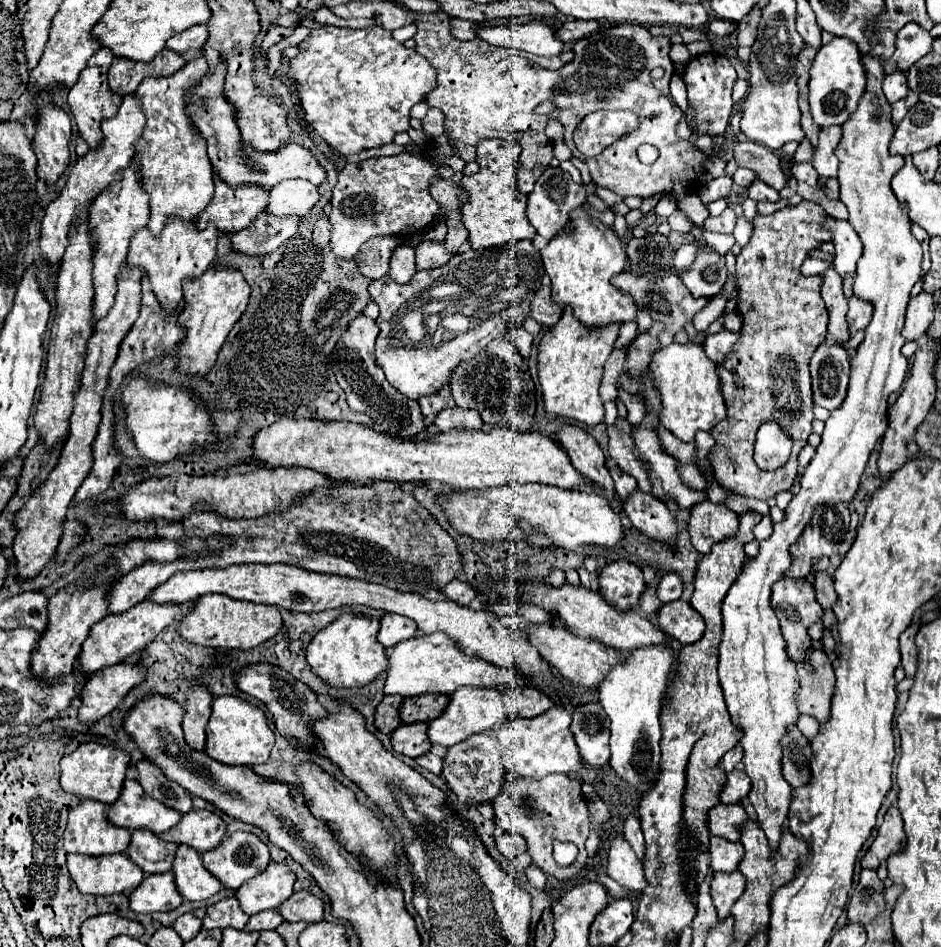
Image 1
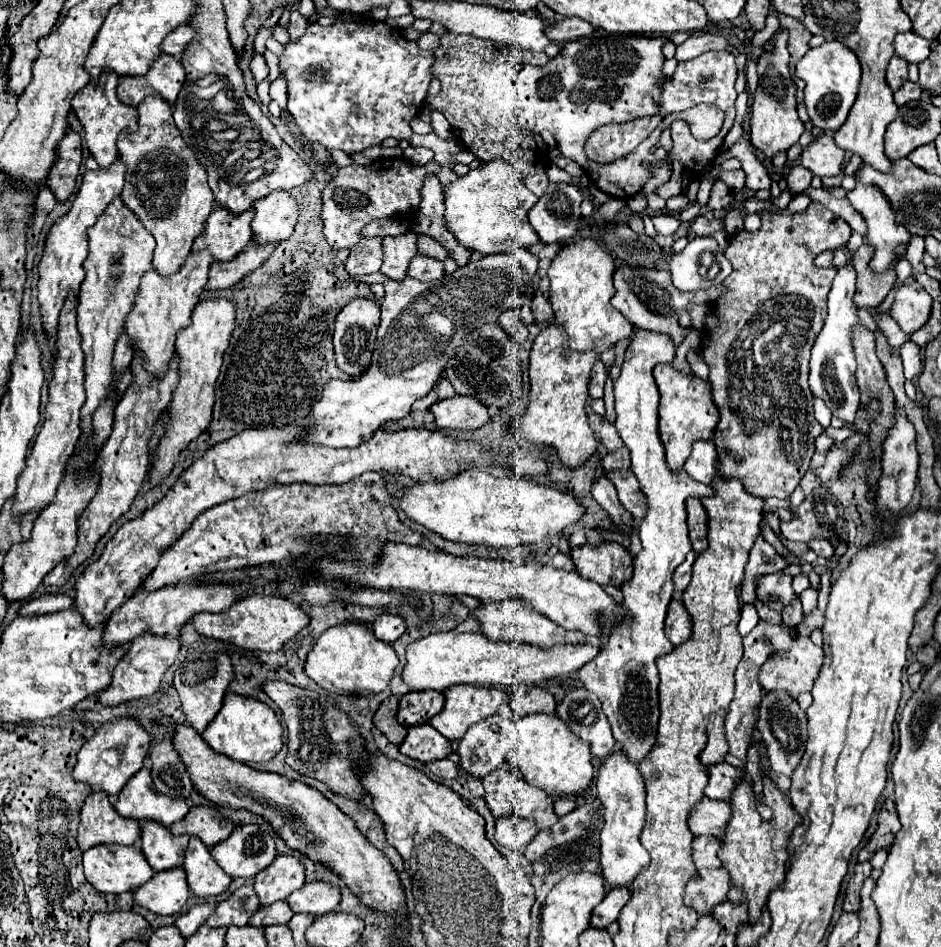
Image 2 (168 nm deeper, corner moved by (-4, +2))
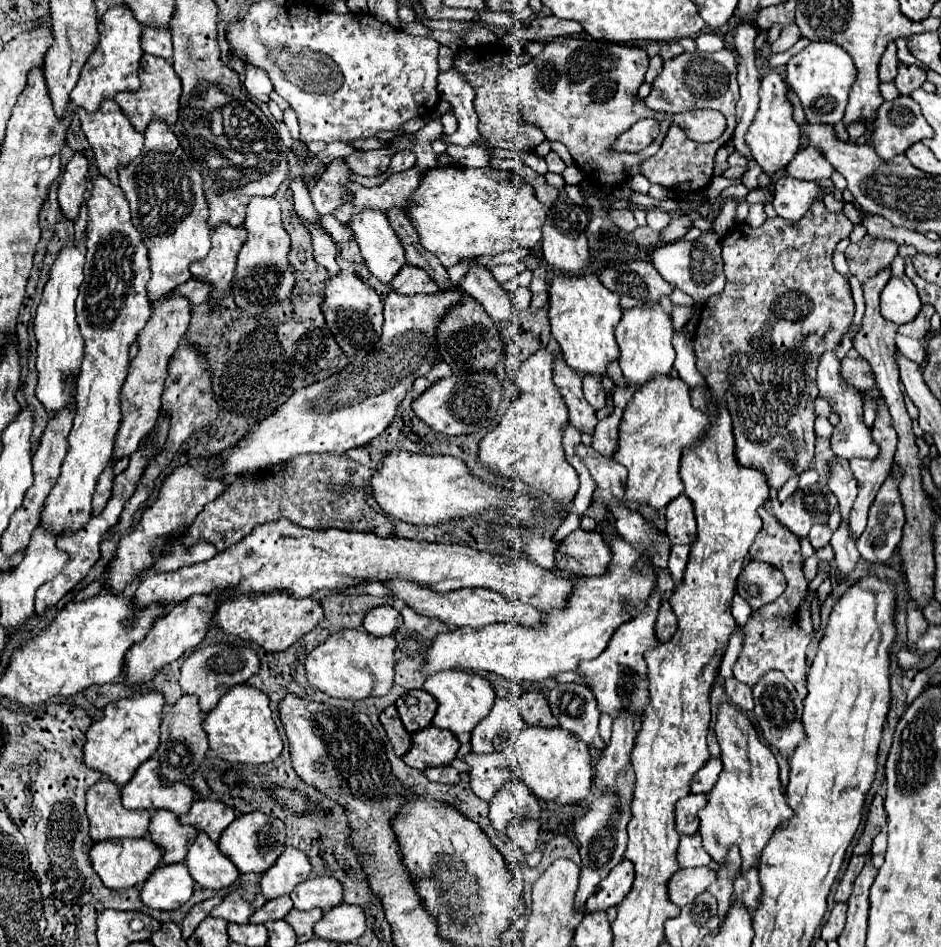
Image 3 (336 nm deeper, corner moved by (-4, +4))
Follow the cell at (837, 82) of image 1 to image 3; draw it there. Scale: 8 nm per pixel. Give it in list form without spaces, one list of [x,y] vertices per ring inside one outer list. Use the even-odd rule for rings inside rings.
[[[809,42],[787,62],[785,84],[799,96],[809,124],[837,124],[843,118],[851,84],[855,82],[855,64],[851,56],[833,42]]]

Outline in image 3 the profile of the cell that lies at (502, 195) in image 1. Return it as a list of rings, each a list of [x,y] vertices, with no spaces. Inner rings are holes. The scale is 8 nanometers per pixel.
[[[461,164],[431,168],[423,174],[419,188],[411,194],[411,206],[407,218],[415,224],[415,232],[425,250],[435,254],[439,262],[449,268],[467,258],[495,256],[515,248],[533,248],[541,240],[541,228],[545,224],[549,206],[535,198],[531,184],[509,170],[495,168],[469,168]]]

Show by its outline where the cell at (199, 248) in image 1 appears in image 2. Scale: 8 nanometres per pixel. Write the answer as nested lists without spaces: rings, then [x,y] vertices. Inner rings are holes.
[[[199,250],[199,252],[191,252],[183,262],[183,270],[171,276],[159,276],[155,268],[143,274],[143,280],[139,284],[139,296],[135,296],[135,308],[129,312],[125,320],[125,328],[127,334],[131,336],[131,346],[143,352],[145,366],[149,372],[157,376],[165,372],[167,362],[175,352],[175,334],[189,324],[191,312],[199,302],[201,292],[205,290],[211,262],[213,262],[211,252]]]

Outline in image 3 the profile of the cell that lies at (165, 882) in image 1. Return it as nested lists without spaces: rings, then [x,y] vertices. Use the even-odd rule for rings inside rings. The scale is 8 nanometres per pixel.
[[[161,864],[147,878],[141,900],[153,910],[177,910],[193,894],[195,880],[191,878],[187,864]]]

